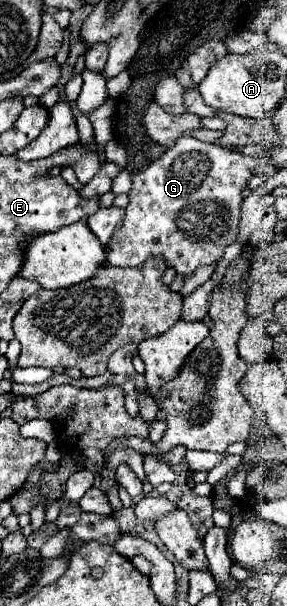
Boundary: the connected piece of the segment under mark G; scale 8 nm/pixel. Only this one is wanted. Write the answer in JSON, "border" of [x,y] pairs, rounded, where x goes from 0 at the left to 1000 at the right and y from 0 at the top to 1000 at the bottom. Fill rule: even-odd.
{"border":[[[631,224],[603,244],[589,244],[526,274],[463,287],[463,310],[449,317],[449,340],[436,360],[401,380],[387,399],[366,406],[373,432],[408,442],[491,442],[519,426],[561,426],[582,442],[603,442],[617,455],[659,459],[693,439],[742,436],[777,426],[798,403],[826,396],[847,314],[889,277],[889,261],[840,251],[700,234],[672,224]]]}

